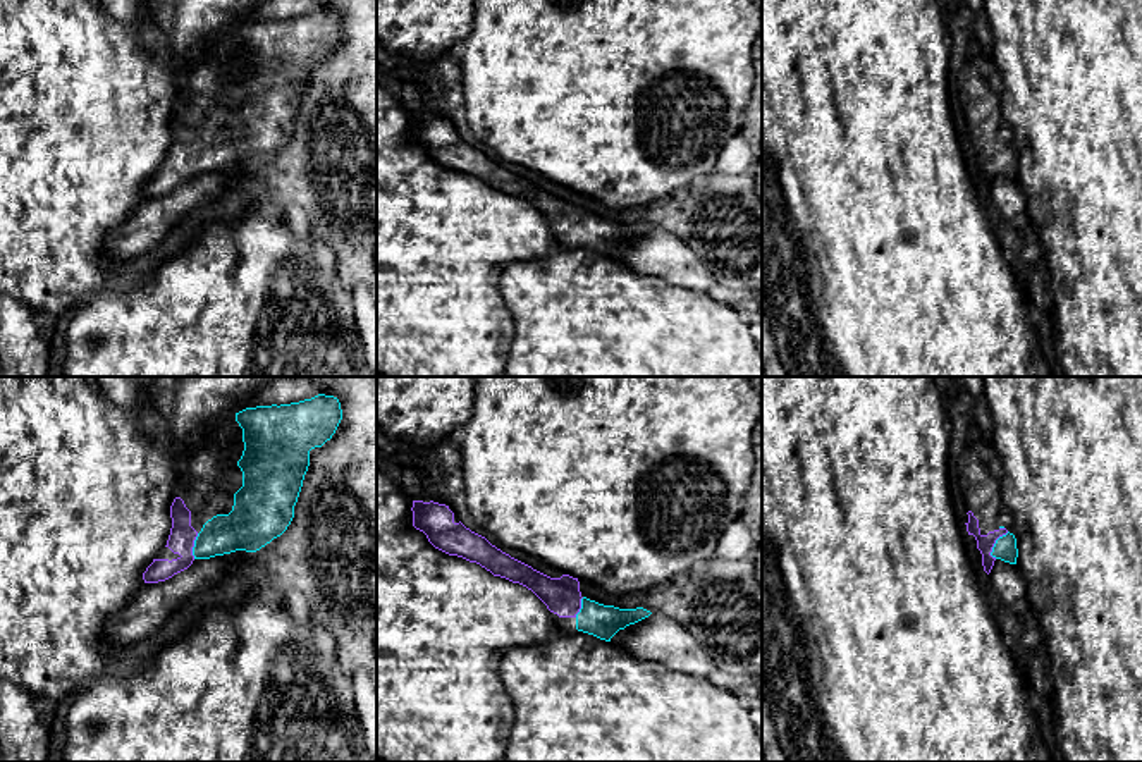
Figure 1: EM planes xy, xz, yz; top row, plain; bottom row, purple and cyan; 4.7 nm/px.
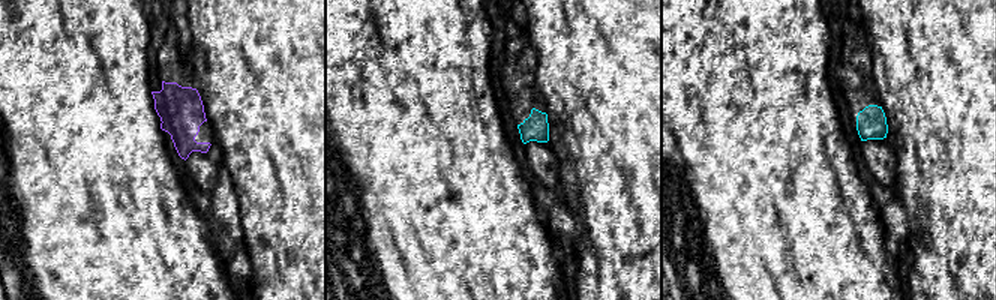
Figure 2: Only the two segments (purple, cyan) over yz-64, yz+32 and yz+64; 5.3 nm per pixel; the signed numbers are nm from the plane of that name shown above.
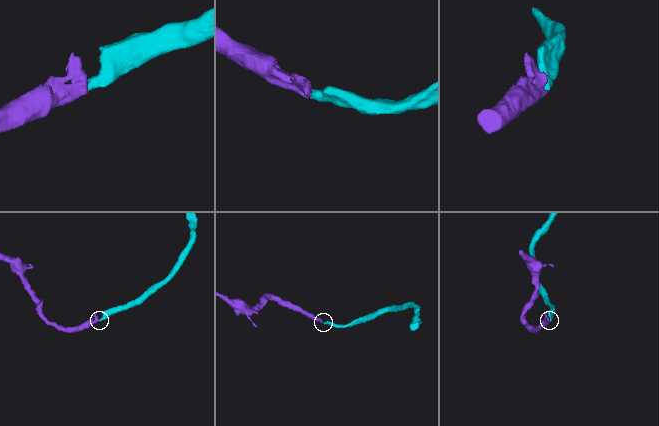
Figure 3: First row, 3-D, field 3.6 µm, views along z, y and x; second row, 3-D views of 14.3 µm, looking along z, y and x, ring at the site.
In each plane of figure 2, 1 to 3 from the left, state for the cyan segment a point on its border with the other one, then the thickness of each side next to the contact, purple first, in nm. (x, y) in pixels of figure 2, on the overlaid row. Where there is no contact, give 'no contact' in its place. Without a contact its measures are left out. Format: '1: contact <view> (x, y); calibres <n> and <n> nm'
1: no contact
2: no contact
3: no contact

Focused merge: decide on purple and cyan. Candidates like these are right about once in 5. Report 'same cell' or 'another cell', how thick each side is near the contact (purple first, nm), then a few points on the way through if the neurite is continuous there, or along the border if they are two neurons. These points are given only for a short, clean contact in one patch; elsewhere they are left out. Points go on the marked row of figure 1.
same cell; calibres 80 and 110 nm; way yz (984, 542), (994, 542), (1005, 547)

